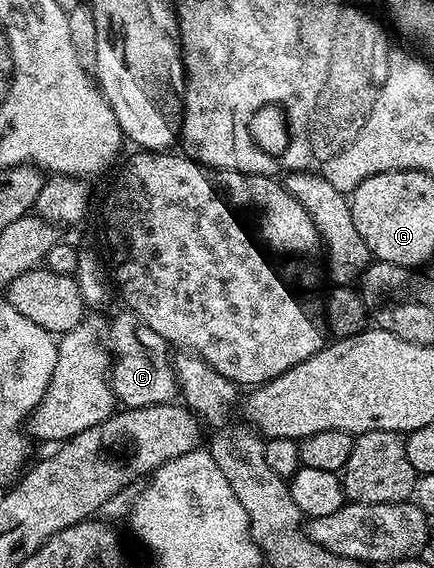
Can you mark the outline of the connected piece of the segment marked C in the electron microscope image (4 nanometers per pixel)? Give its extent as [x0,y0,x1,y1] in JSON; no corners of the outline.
[107,309,179,410]

